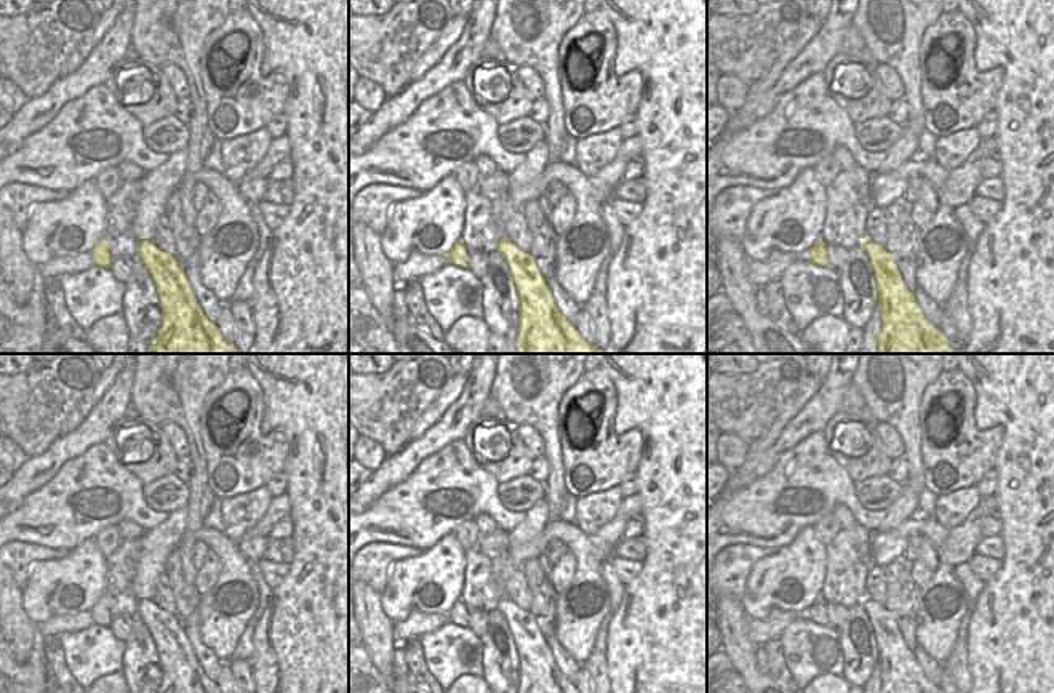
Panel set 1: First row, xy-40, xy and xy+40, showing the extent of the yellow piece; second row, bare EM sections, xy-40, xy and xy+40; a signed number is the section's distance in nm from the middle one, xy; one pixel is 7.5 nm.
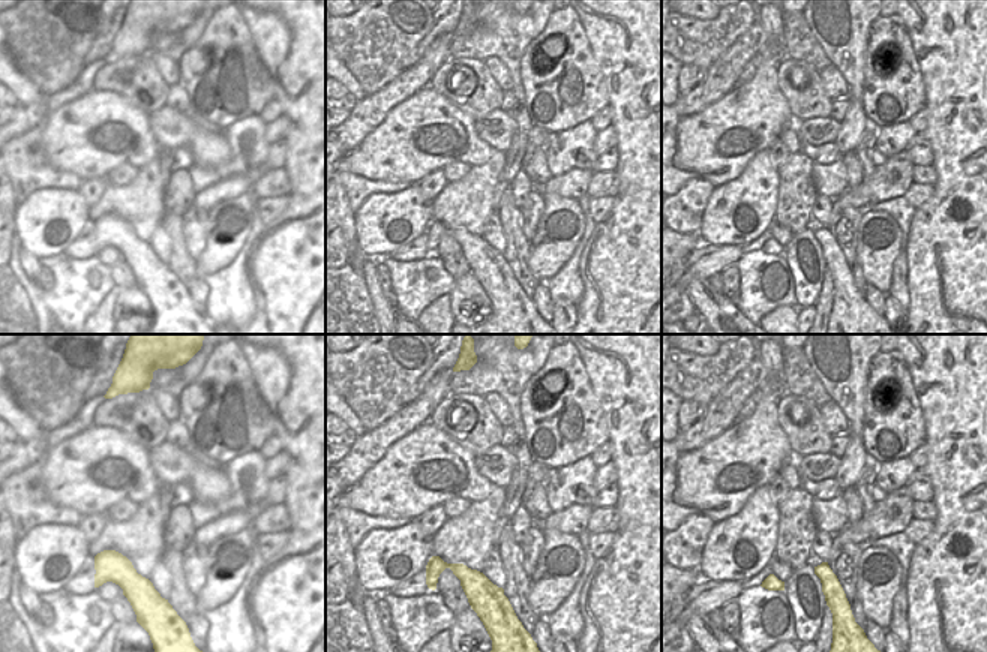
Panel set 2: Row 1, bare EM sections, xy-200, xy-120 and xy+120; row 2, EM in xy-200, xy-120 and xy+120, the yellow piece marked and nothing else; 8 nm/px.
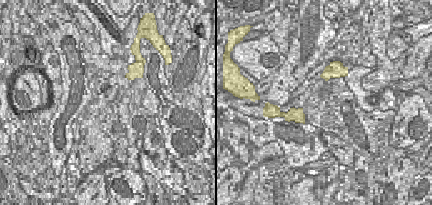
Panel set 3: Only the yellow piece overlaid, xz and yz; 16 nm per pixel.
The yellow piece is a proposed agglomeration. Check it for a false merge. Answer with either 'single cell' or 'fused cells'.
single cell

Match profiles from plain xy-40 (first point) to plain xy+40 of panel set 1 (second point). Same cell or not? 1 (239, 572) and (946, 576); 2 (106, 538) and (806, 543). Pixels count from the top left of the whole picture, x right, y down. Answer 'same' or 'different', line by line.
1: same
2: different

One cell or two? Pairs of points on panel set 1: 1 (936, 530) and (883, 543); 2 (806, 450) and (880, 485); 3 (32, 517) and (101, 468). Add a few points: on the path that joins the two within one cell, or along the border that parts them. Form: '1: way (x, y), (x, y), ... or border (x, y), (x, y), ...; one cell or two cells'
1: way (923, 528), (907, 528), (896, 540); one cell
2: border (854, 484), (854, 493), (866, 508), (883, 509); two cells
3: way (50, 512), (72, 490), (83, 485); one cell

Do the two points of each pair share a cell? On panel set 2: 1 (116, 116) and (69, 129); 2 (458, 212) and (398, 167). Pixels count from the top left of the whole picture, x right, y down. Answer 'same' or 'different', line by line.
1: same
2: different

